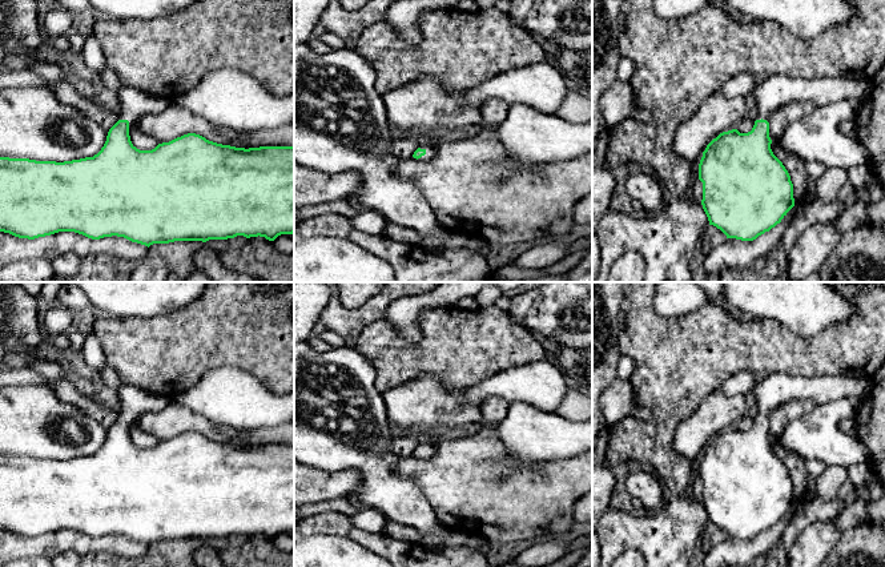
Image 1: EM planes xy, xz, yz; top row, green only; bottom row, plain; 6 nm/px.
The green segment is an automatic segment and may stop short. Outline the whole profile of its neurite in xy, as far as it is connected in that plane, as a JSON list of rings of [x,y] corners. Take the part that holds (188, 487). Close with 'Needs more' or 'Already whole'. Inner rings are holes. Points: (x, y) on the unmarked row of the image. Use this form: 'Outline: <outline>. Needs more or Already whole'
Outline: [[[122,383],[116,393],[118,419],[109,427],[104,445],[93,455],[64,461],[0,455],[0,530],[28,538],[59,530],[75,530],[92,538],[117,534],[148,546],[153,542],[169,542],[174,539],[206,540],[209,538],[228,538],[237,534],[246,536],[260,534],[274,539],[281,532],[294,531],[294,445],[260,445],[245,447],[217,442],[200,433],[188,431],[169,441],[158,442],[152,449],[140,449],[130,439],[129,426],[136,422],[141,414],[162,410],[170,401],[129,383]]]. Needs more

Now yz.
Outline: [[[772,373],[760,381],[749,395],[755,418],[752,429],[723,430],[703,450],[699,478],[703,480],[701,503],[709,523],[720,527],[727,536],[753,539],[780,522],[795,504],[791,474],[771,447],[768,419],[773,409],[791,399],[812,399],[818,406],[849,395],[865,398],[874,383],[874,379],[856,379],[850,375],[804,378],[785,373]]]. Needs more

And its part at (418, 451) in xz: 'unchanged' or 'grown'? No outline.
grown

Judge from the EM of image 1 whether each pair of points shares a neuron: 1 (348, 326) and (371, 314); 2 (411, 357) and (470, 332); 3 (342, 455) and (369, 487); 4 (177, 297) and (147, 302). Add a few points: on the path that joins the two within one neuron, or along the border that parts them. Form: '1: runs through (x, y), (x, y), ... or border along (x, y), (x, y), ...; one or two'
1: runs through (353, 321), (366, 316); one
2: runs through (426, 356), (455, 346); one
3: runs through (353, 457), (369, 473), (369, 477); one
4: runs through (169, 297), (155, 297); one

